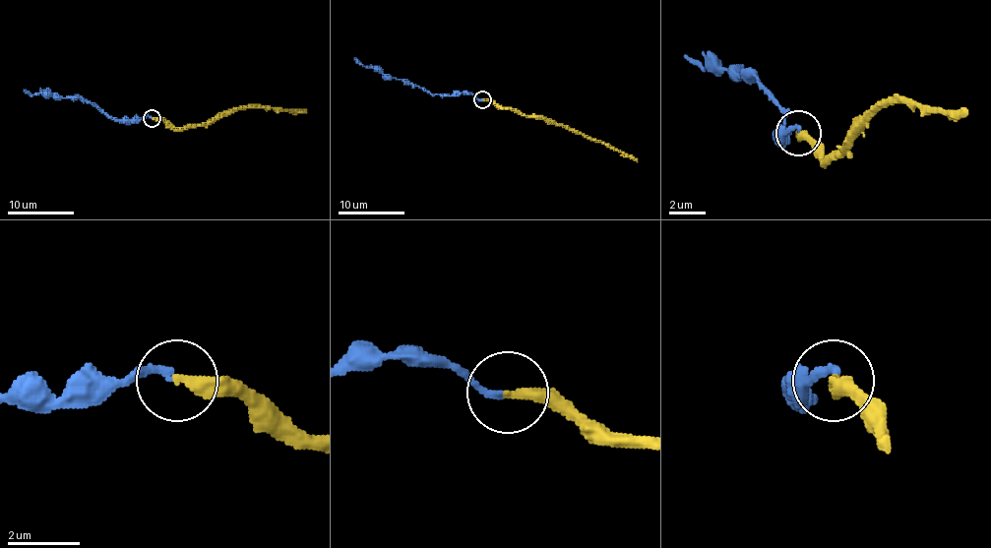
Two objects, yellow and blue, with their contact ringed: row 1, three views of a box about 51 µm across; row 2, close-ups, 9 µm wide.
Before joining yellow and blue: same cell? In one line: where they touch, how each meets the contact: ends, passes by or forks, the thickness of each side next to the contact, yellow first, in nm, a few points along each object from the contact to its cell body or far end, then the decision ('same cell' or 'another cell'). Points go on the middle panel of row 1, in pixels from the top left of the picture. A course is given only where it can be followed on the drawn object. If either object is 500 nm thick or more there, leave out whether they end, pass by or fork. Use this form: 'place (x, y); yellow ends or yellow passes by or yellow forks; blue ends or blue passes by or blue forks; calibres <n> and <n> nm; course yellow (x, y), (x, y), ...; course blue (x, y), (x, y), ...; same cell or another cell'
place (482, 99); yellow ends; blue ends; calibres 340 and 200 nm; course yellow (483, 99), (491, 99), (506, 109), (516, 109), (578, 130), (637, 161); course blue (481, 99), (462, 92), (430, 94), (408, 83), (386, 78), (354, 58); another cell

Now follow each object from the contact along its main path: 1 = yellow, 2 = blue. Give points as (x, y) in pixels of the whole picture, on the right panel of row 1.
1: (797, 131), (824, 158), (837, 158), (883, 104), (924, 104), (969, 113)
2: (797, 131), (778, 136), (787, 136), (783, 113), (751, 77), (711, 63), (697, 68), (683, 54)

